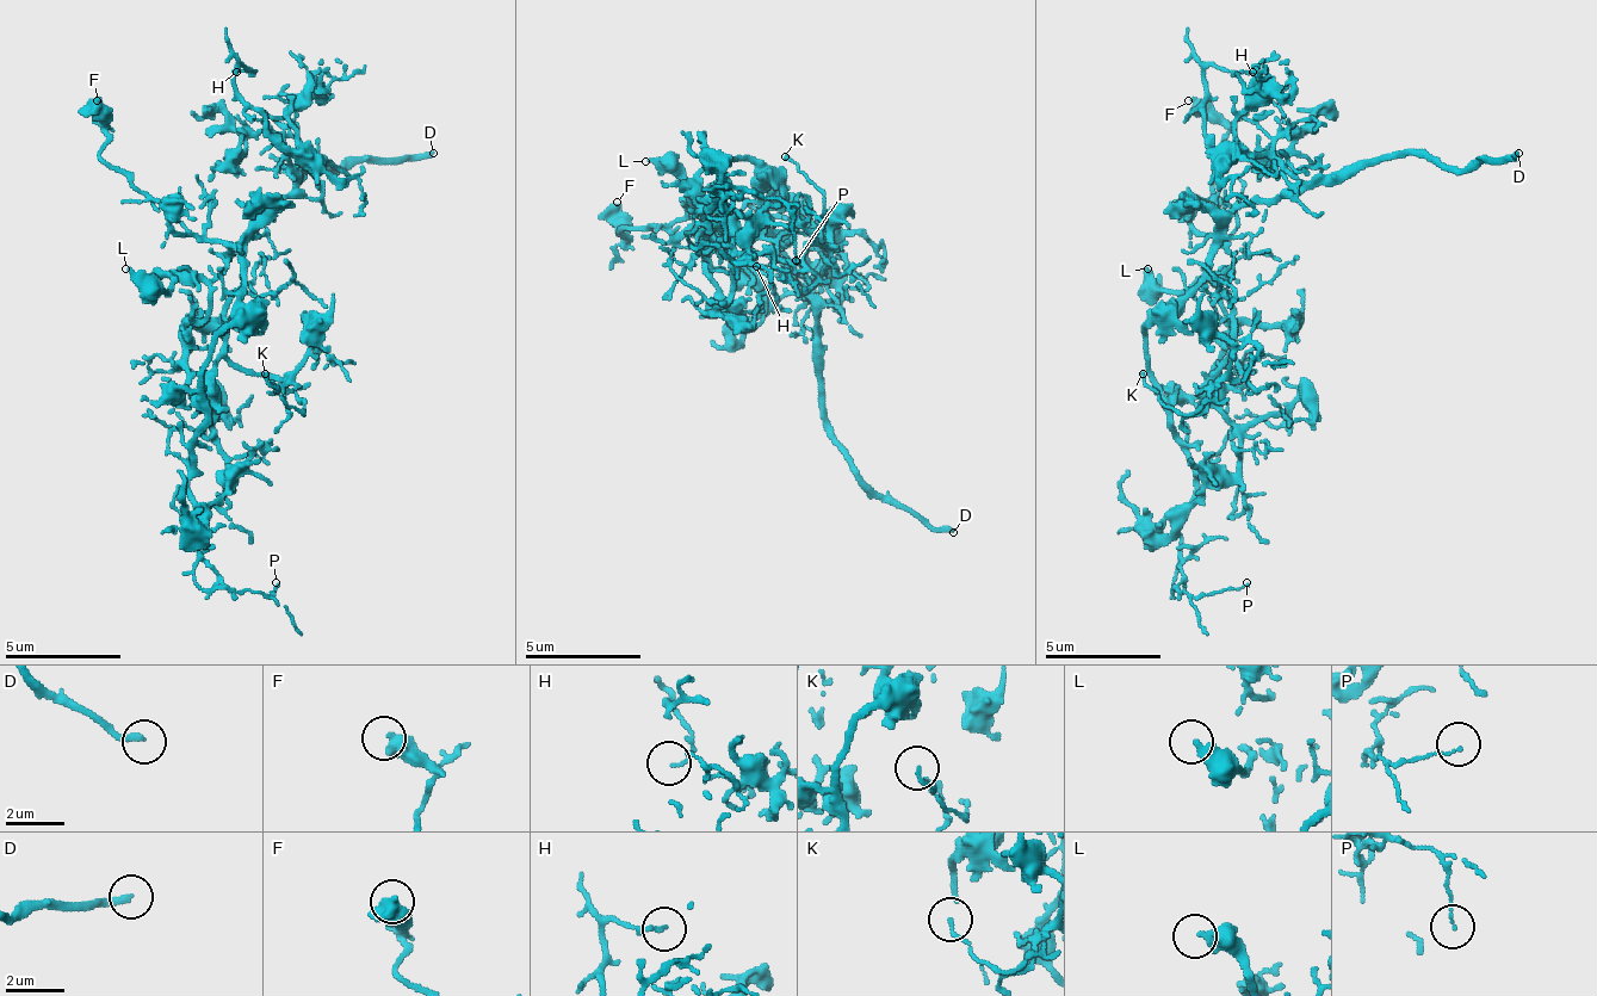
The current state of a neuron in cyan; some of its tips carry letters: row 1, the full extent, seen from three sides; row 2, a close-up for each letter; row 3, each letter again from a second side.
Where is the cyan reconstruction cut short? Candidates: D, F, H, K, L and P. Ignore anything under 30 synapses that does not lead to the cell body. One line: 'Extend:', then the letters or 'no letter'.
Extend: D

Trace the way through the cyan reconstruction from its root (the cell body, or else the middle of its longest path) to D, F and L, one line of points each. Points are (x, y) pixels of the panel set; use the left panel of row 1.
D: (241, 280), (241, 252), (265, 234), (271, 211), (293, 187), (299, 165), (311, 153), (340, 171), (433, 153)
F: (241, 280), (241, 258), (230, 246), (200, 240), (172, 199), (149, 199), (103, 159), (109, 112), (97, 100)
L: (241, 280), (236, 252), (200, 274), (184, 268), (166, 292), (143, 286), (125, 268)

